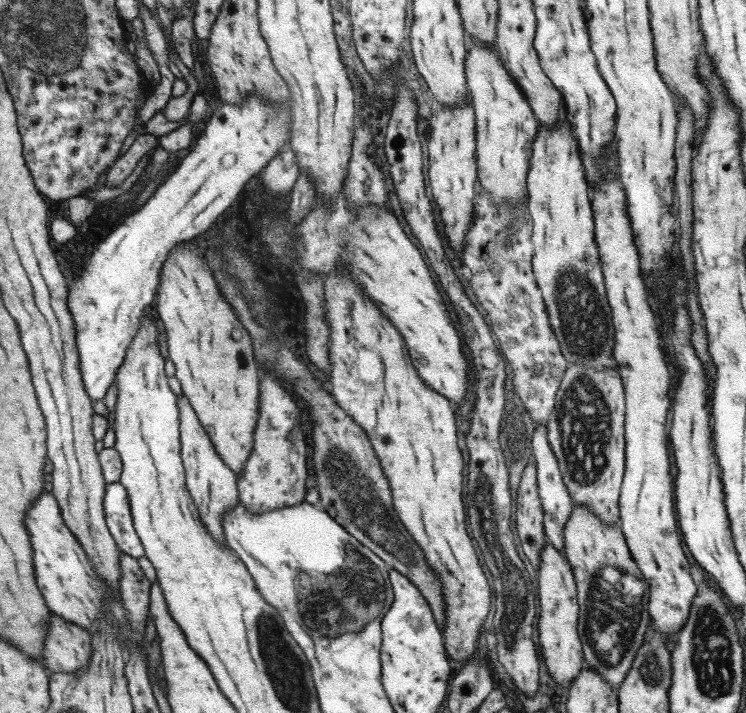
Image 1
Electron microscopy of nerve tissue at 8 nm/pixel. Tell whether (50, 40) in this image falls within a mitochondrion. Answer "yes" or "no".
yes

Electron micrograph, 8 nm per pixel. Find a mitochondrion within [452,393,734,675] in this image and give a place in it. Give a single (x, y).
(514, 598)

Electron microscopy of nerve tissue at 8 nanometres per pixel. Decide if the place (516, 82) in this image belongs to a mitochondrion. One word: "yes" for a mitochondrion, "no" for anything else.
no

